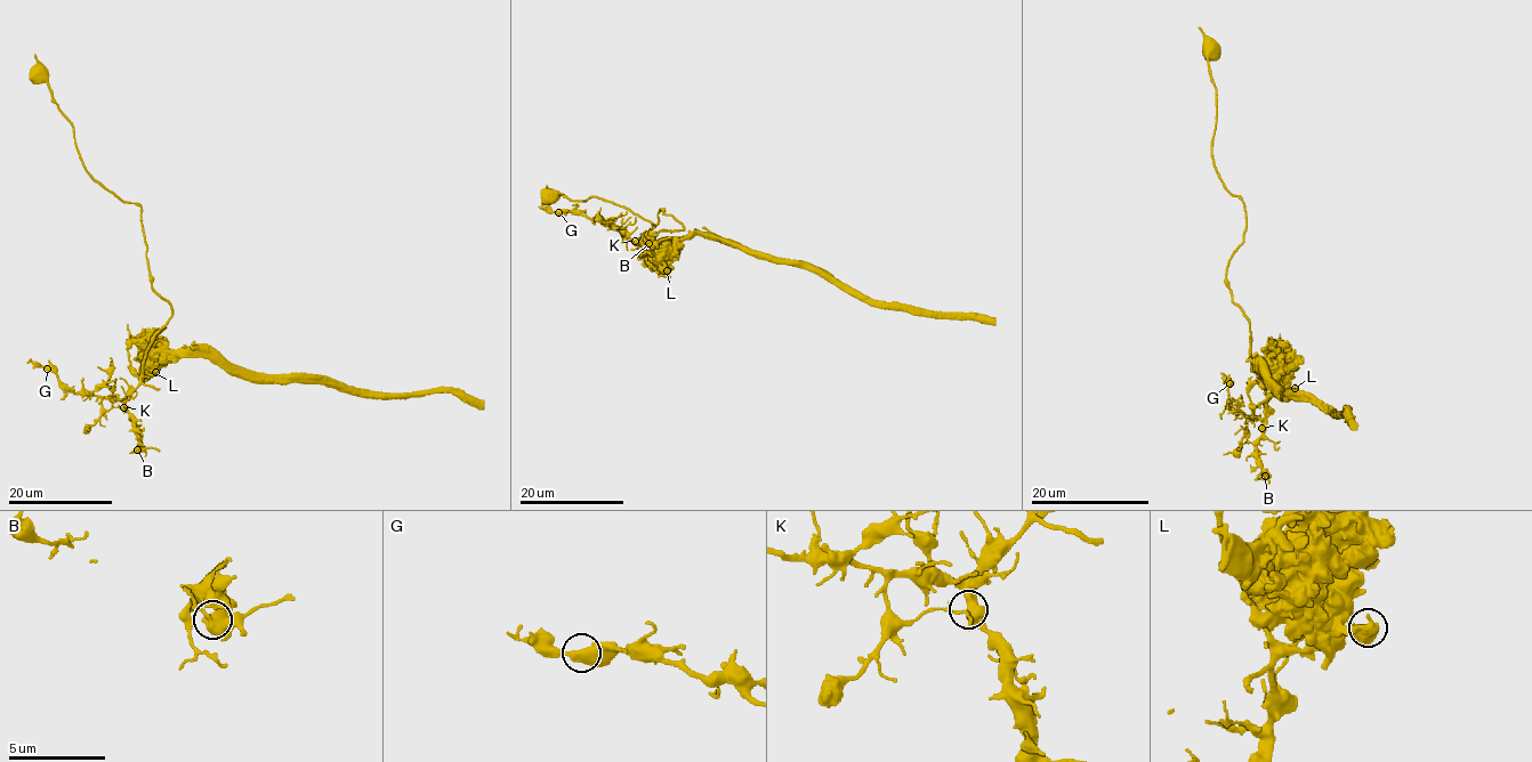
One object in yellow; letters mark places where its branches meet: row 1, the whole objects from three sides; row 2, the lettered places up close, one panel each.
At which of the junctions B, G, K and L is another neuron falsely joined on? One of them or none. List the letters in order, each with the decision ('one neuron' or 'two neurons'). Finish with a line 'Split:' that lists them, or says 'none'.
B: one neuron
G: one neuron
K: one neuron
L: two neurons
Split: L

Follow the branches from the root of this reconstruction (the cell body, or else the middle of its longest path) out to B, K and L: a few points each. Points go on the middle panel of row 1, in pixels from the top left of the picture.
B: (551, 197), (602, 197), (653, 226), (661, 209), (683, 225), (637, 243), (648, 243)
K: (551, 197), (602, 197), (653, 226), (661, 209), (683, 225), (661, 230), (652, 244), (635, 241)
L: (551, 197), (602, 197), (653, 226), (661, 209), (672, 215), (683, 228), (654, 237), (667, 270)

